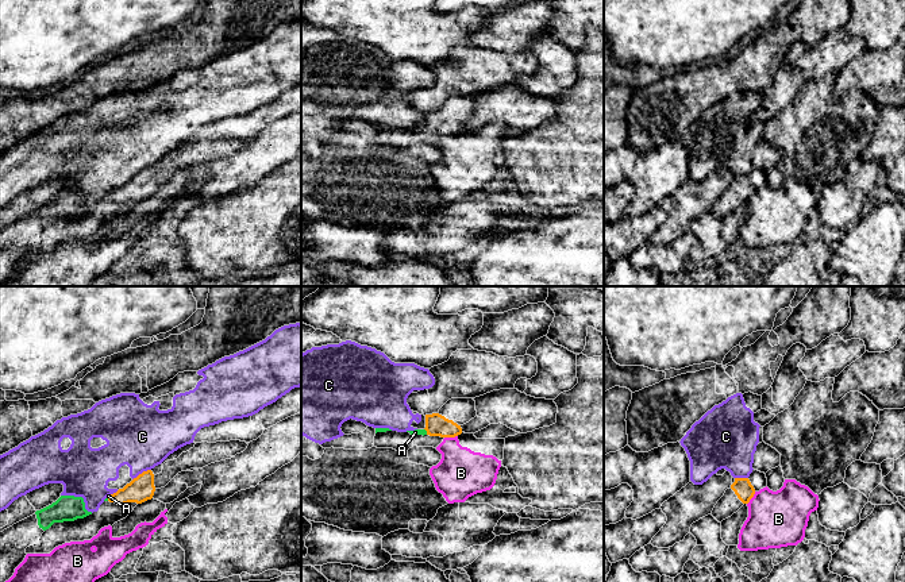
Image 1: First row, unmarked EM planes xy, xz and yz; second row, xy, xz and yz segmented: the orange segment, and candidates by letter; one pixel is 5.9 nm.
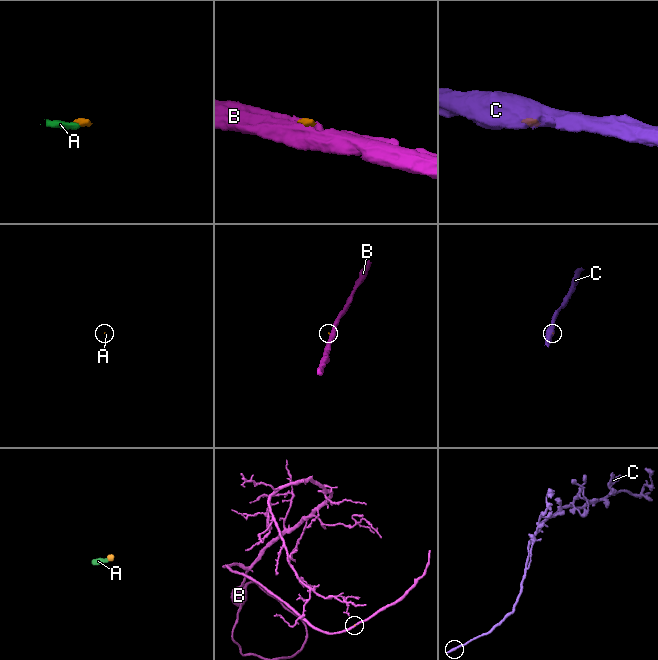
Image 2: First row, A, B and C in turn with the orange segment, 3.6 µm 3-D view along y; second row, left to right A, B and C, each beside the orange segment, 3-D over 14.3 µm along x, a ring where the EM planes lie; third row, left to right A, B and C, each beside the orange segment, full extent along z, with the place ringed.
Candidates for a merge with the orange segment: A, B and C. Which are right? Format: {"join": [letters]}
{"join": ["A"]}

